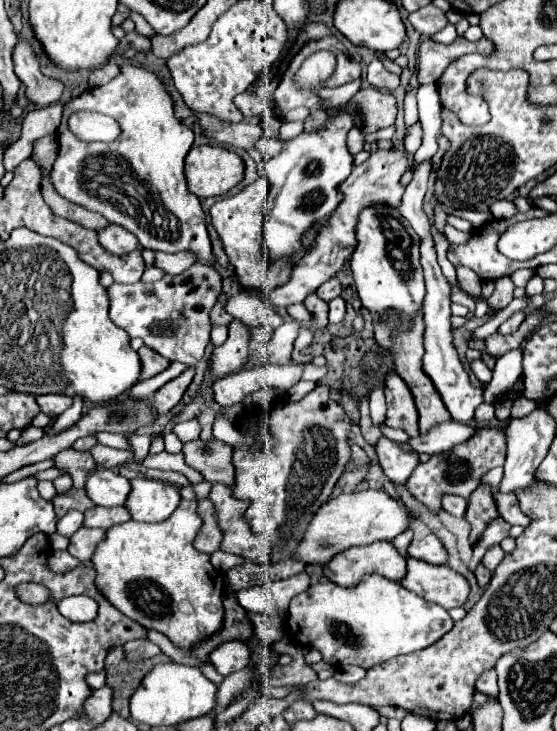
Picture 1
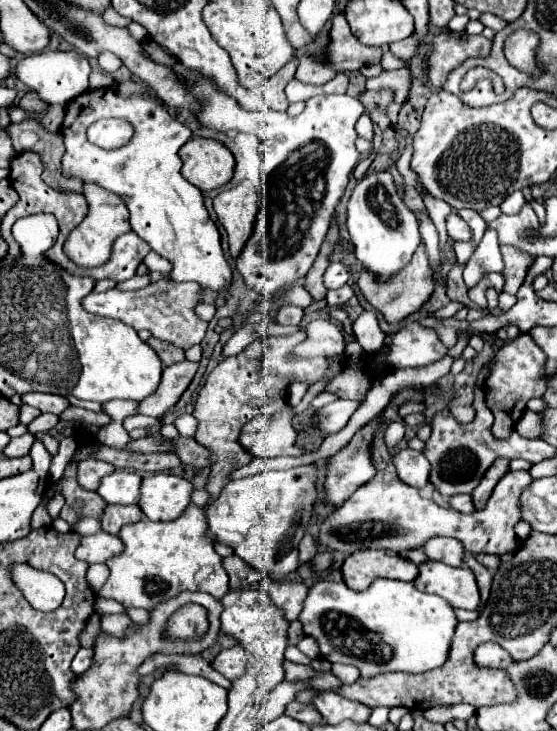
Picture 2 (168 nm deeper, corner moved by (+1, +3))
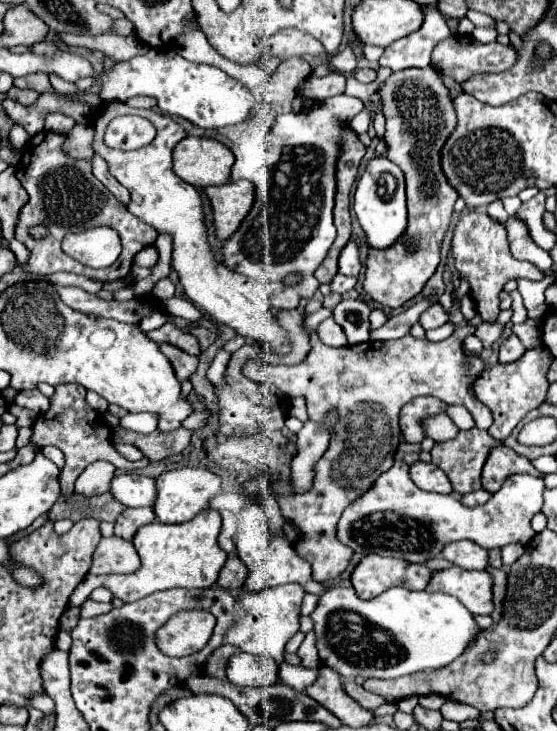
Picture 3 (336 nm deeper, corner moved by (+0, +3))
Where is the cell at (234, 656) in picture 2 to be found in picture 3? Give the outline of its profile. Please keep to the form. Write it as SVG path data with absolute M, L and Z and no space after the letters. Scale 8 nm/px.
M237 653L229 659L227 679L245 687L269 687L279 681L279 667L271 657Z

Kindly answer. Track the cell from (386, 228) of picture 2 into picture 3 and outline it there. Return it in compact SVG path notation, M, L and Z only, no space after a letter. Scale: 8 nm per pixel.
M373 157L367 163L367 169L357 183L353 209L355 209L357 219L367 235L369 245L377 247L377 249L391 247L399 239L399 235L405 231L405 225L407 225L405 177L403 177L401 169L387 157Z

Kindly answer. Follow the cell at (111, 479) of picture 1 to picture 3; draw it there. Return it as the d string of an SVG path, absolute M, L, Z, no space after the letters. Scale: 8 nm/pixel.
M119 475L111 481L111 493L125 507L153 507L157 497L155 479L145 475Z

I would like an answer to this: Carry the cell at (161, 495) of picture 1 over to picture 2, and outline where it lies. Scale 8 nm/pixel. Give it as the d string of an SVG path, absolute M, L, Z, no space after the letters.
M150 475L142 479L140 509L150 521L172 521L190 503L192 483L176 475Z

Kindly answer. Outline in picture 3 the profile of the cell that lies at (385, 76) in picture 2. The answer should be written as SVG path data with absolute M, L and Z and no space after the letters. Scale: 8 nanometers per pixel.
M433 67L393 71L379 87L379 95L383 99L381 111L387 121L387 157L403 169L407 181L409 225L397 239L397 245L391 245L389 249L369 247L363 289L383 307L399 309L415 297L435 273L441 241L449 229L453 205L459 199L459 193L449 185L449 181L445 181L445 173L441 173L441 149L449 139L449 133L457 127L457 115L449 89Z

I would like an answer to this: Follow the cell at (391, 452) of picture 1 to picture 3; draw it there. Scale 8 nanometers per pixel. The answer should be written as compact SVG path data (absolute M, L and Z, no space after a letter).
M423 461L413 463L411 479L415 481L417 487L421 487L425 491L435 491L435 493L451 493L453 491L449 477L439 467L433 467L433 463L423 463Z

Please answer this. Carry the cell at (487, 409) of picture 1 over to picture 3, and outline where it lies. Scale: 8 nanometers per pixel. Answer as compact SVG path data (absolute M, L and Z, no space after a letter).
M449 407L447 409L447 415L451 417L451 421L459 427L459 429L471 429L471 427L475 427L475 421L473 421L473 417L471 417L471 413L465 409L465 407Z

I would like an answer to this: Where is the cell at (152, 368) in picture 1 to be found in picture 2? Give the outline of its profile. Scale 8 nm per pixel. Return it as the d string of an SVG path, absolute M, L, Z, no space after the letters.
M150 337L146 343L156 351L156 355L162 361L162 367L168 367L168 365L174 365L178 361L184 361L184 351L174 347L174 345L170 345L170 343L166 343L166 341L158 341L158 339Z

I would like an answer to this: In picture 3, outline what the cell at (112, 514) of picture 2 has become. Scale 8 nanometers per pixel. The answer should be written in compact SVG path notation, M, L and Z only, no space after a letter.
M141 507L141 509L125 509L121 513L121 517L117 519L115 523L115 535L125 539L125 541L131 541L137 533L139 527L147 525L147 523L153 523L157 519L157 515L153 513L151 507Z

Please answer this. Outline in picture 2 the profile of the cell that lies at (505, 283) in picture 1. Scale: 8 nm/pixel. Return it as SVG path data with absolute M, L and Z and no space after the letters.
M502 247L502 257L504 257L504 271L502 271L504 291L514 295L518 291L518 287L522 285L526 271L532 265L534 257L520 253L514 247Z

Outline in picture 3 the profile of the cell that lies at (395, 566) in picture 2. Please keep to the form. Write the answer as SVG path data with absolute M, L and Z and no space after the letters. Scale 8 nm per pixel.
M367 555L351 575L353 589L361 599L373 599L389 587L405 587L411 591L425 589L431 581L427 565L413 565L401 559Z

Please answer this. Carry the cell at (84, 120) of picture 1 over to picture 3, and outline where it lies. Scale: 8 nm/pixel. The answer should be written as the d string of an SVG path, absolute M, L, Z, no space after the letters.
M125 115L117 117L109 123L105 131L105 143L115 149L139 149L153 141L155 129L153 125L137 115Z

